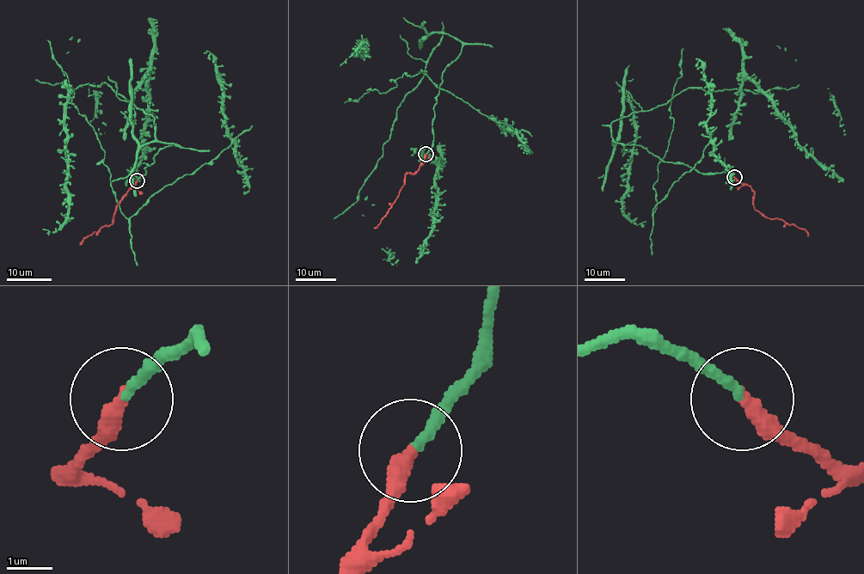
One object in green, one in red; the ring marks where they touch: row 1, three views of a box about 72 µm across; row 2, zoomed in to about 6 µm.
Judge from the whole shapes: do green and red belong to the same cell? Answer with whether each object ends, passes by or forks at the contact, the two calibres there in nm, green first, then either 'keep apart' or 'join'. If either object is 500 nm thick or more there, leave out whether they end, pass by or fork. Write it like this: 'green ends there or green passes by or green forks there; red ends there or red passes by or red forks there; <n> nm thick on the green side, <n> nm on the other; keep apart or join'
green ends there; red ends there; 200 nm thick on the green side, 380 nm on the other; join

